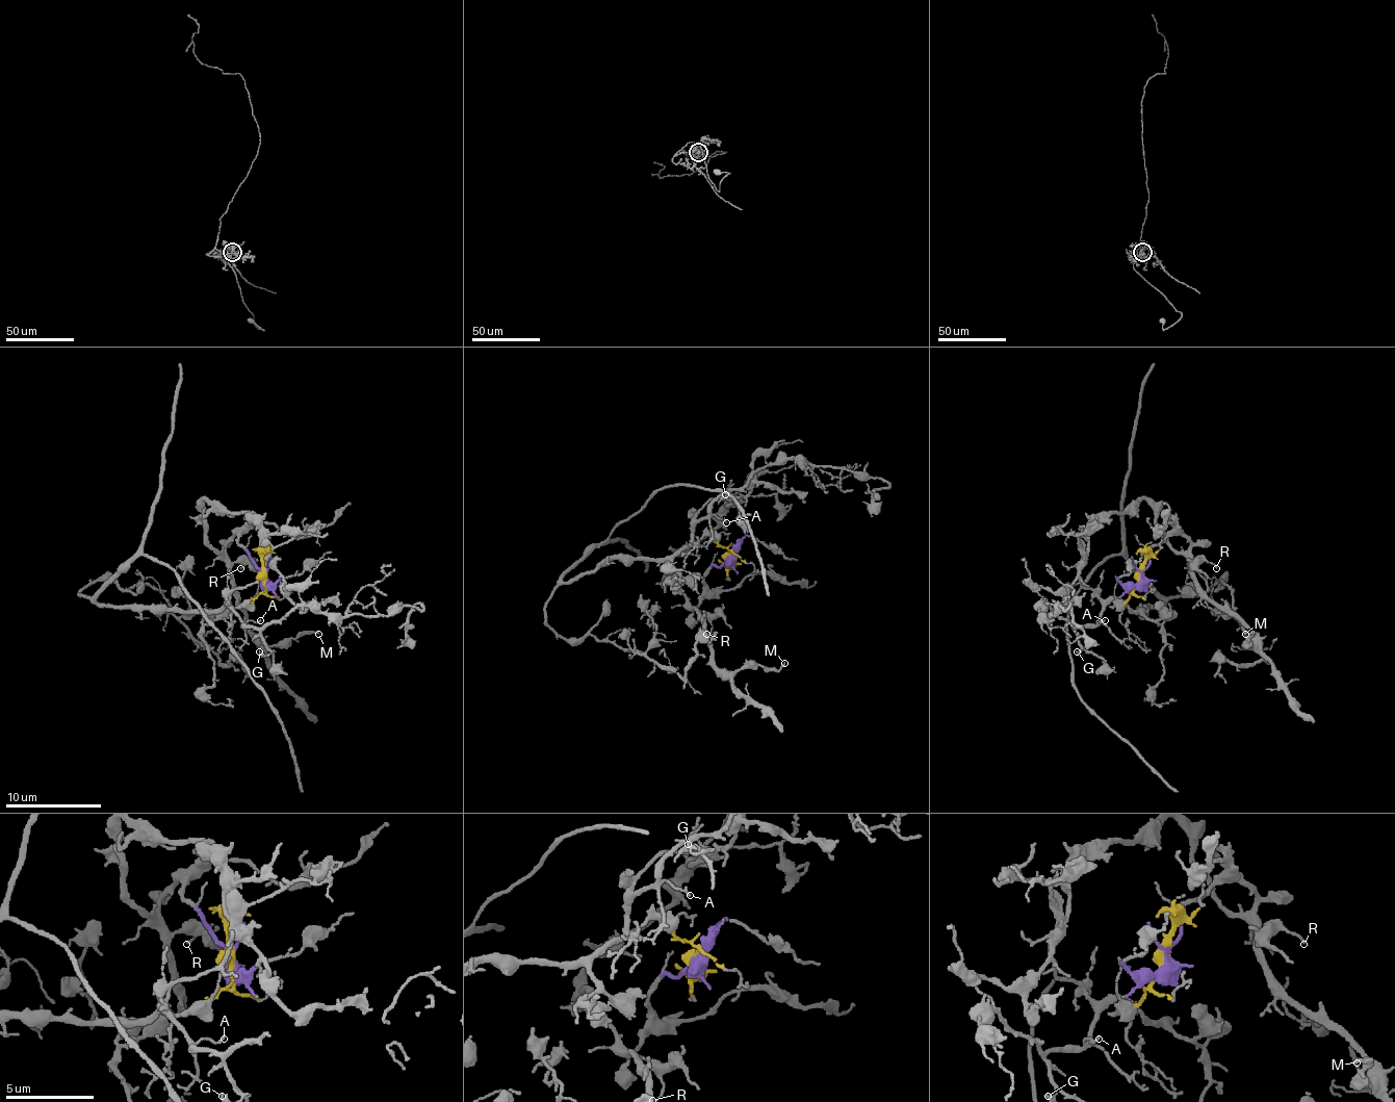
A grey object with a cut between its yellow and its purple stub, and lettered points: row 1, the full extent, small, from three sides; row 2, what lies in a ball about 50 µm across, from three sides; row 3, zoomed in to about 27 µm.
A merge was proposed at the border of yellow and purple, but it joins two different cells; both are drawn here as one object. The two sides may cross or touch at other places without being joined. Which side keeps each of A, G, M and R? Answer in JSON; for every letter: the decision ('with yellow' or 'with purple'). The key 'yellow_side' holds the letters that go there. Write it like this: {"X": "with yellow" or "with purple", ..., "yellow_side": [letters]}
{"A": "with yellow", "G": "with yellow", "M": "with purple", "R": "with purple", "yellow_side": ["A", "G"]}

